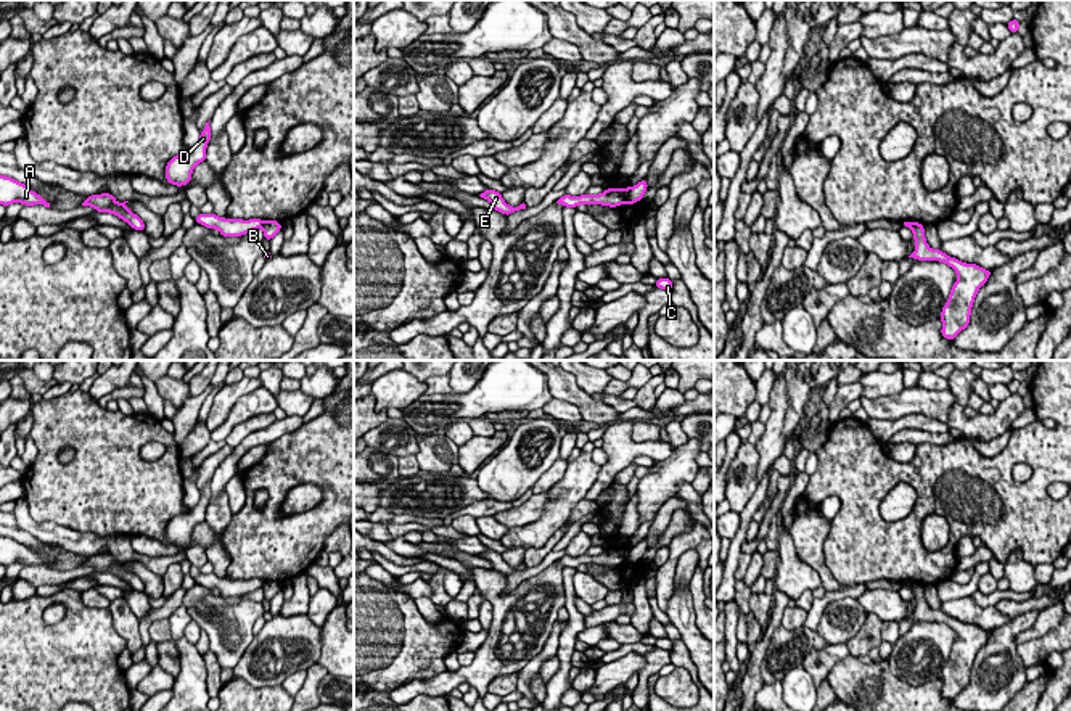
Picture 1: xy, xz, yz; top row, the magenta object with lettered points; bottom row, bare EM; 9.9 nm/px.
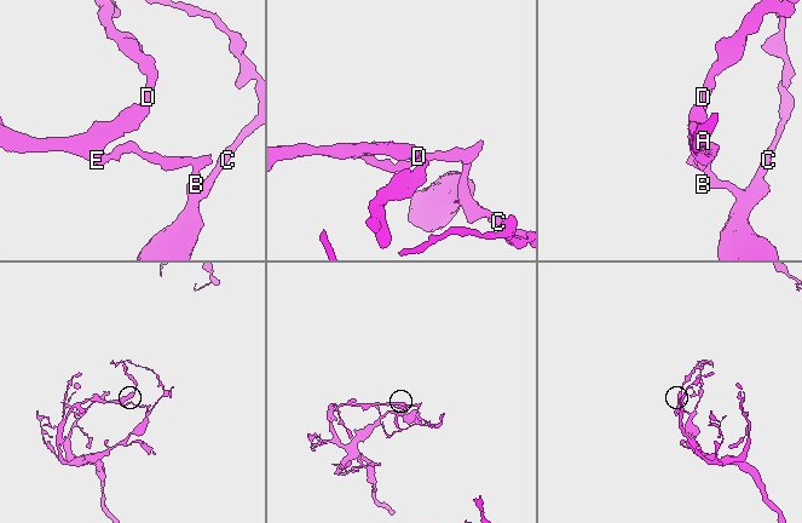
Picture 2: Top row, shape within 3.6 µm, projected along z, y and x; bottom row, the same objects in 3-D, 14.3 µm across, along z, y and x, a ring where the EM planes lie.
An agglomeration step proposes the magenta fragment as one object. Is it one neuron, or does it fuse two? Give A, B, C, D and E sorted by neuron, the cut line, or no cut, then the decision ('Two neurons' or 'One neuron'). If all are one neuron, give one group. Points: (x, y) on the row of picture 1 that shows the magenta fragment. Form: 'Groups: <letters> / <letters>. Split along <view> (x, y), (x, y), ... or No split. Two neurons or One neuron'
Groups: A D E / B C. Split along xz (626, 190), (621, 203). Two neurons

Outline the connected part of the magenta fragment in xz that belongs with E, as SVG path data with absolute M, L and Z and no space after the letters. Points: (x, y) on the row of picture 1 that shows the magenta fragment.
M487 188L486 191L482 191L479 196L484 198L484 199L487 199L487 201L490 201L494 211L499 211L499 212L502 212L505 216L510 216L511 212L526 209L524 203L519 204L518 208L511 208L510 204L507 204L503 201L502 193L495 191L495 190L490 190L490 188Z

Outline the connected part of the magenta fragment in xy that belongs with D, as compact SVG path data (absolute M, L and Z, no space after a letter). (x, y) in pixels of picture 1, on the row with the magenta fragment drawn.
M206 122L204 130L199 135L199 142L187 153L174 156L166 166L166 179L170 185L187 185L191 180L191 174L196 164L206 161L206 148L211 140L211 125Z

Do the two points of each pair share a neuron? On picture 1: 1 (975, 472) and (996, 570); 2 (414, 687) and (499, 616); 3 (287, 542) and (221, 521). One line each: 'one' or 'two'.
1: two
2: one
3: two

